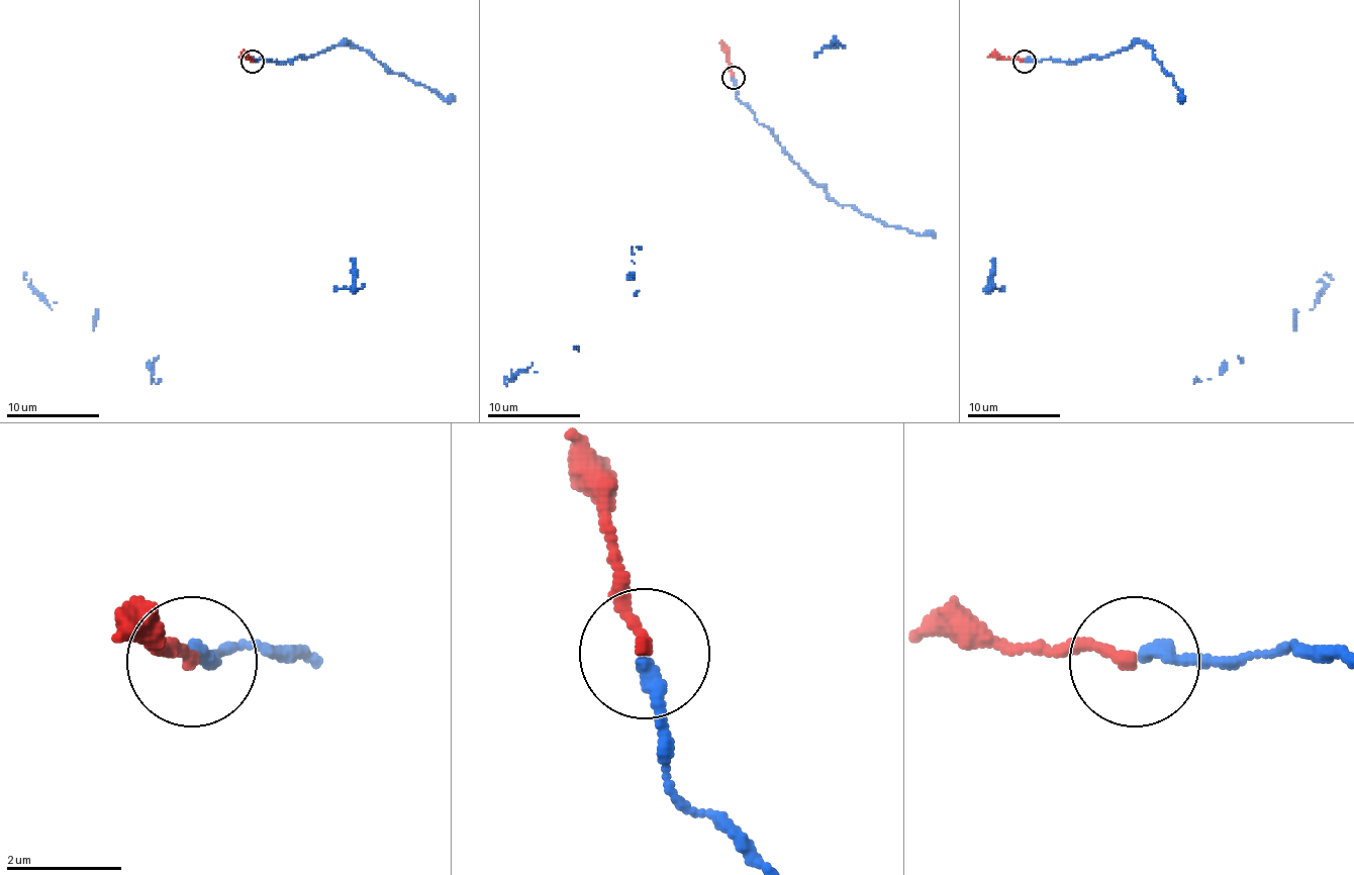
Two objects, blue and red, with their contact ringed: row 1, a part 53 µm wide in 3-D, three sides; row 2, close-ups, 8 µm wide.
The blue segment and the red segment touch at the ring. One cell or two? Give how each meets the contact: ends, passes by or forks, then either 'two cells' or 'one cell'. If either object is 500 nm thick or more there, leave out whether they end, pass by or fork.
blue ends there; red ends there; one cell

